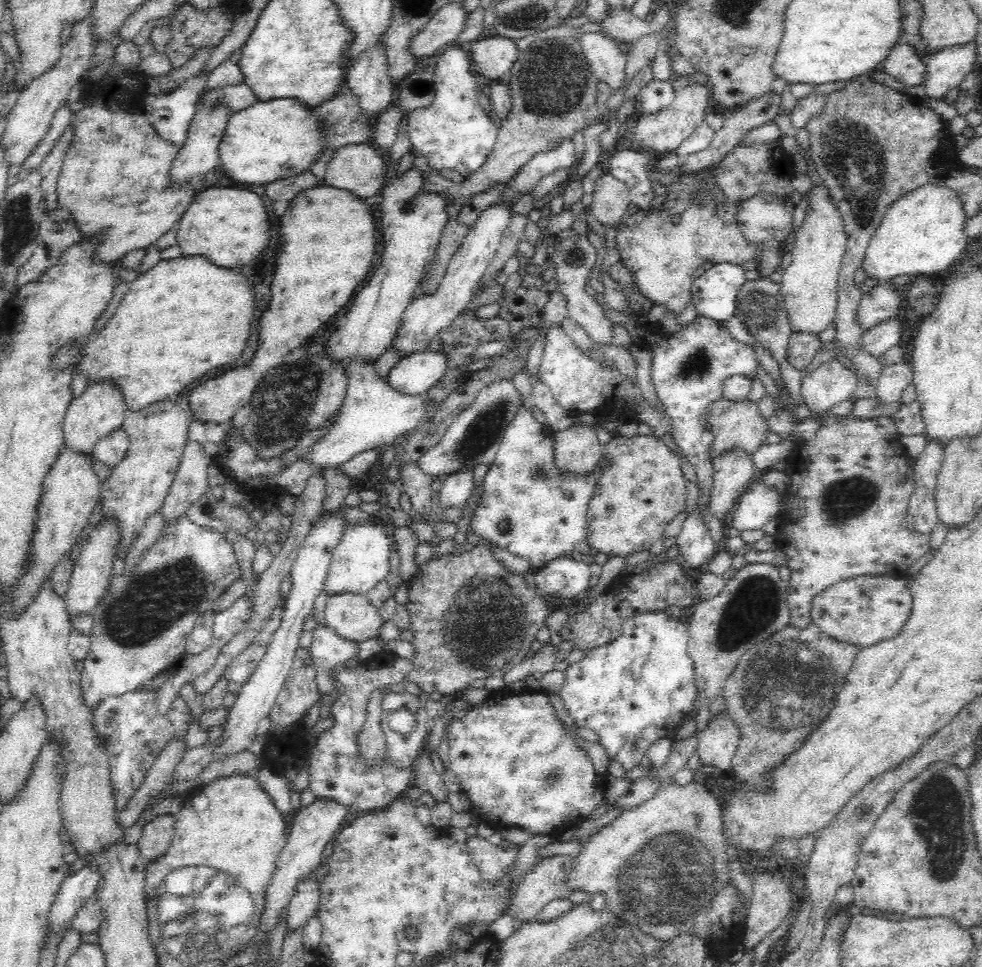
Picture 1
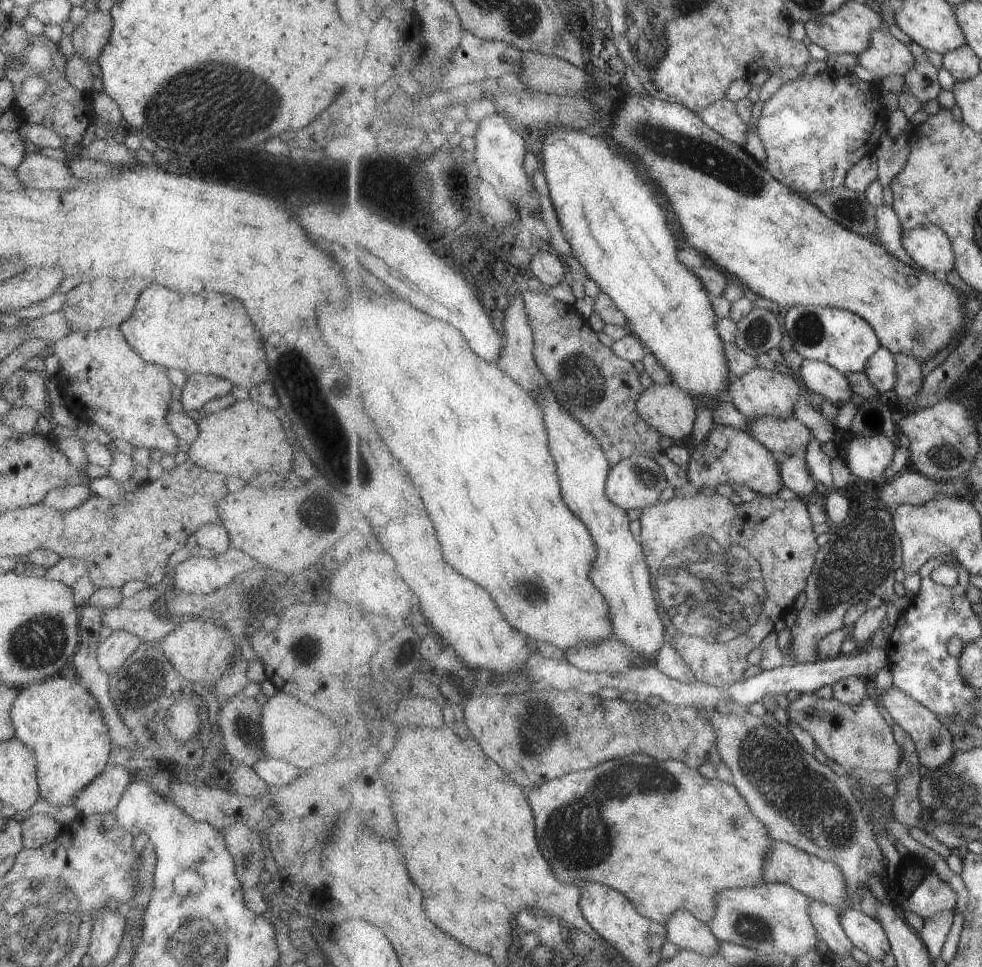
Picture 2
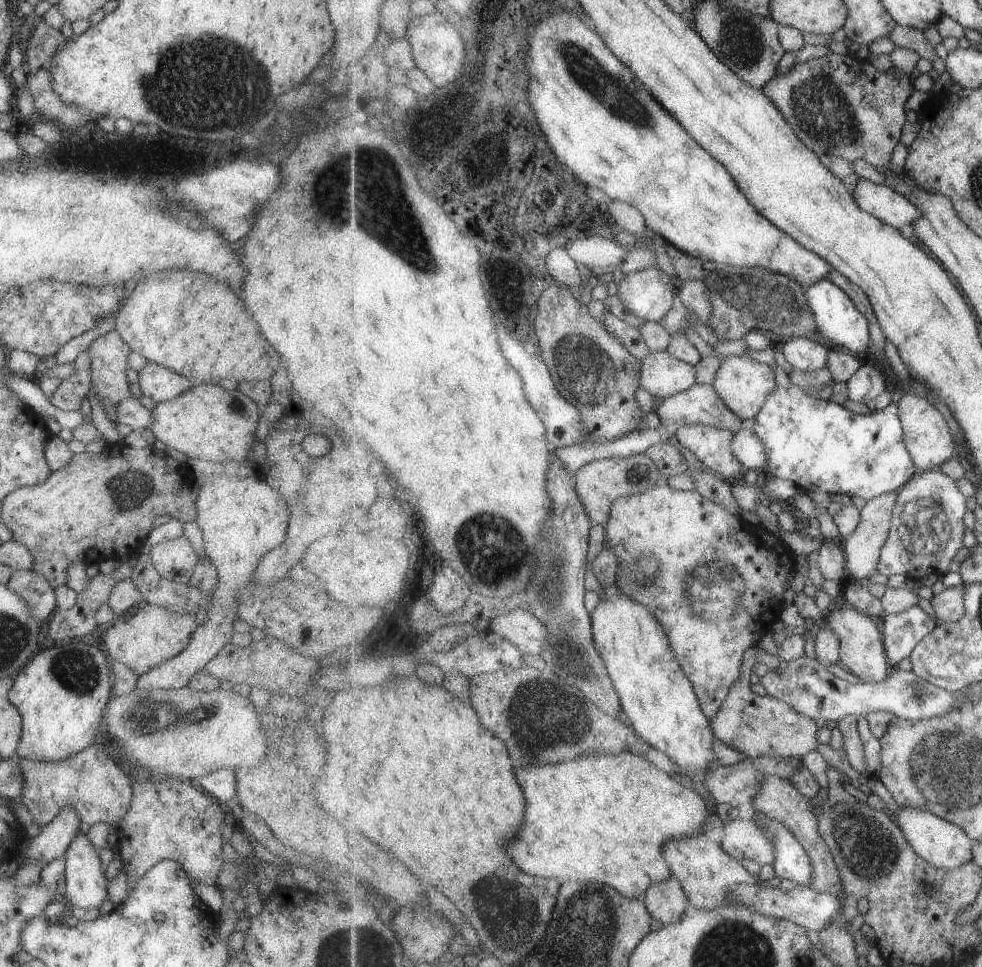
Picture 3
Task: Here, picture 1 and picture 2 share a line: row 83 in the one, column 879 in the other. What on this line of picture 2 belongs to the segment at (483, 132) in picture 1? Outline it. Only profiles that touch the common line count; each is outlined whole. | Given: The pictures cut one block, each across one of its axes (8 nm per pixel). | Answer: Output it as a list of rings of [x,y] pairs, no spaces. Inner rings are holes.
[[[885,434],[853,436],[844,443],[847,456],[843,462],[849,468],[852,477],[857,477],[862,482],[869,480],[873,483],[881,482],[883,472],[893,462],[898,447],[898,444]]]

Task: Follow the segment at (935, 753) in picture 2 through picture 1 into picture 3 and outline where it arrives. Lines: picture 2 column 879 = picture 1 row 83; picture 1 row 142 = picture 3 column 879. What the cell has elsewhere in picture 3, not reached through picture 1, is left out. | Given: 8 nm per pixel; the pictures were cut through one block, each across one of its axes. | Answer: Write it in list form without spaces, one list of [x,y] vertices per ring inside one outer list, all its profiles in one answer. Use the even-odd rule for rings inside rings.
[[[831,607],[828,610],[826,626],[835,630],[837,636],[841,638],[840,665],[847,671],[857,676],[863,683],[877,684],[877,682],[883,682],[889,678],[889,674],[895,666],[887,657],[884,634],[875,624],[875,620],[871,620],[855,608],[835,609]]]

